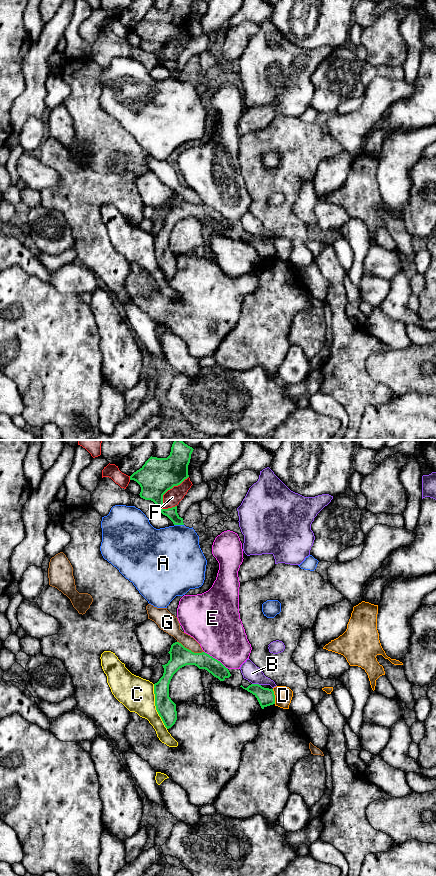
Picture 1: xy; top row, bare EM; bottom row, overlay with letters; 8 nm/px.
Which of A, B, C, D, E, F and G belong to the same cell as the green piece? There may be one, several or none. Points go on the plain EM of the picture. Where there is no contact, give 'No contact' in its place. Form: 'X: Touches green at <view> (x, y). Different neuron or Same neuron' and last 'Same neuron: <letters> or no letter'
A: Touches green at xy (179, 76). Different neuron
B: Touches green at xy (256, 236). Different neuron
C: Touches green at xy (155, 257). Different neuron
D: Touches green at xy (274, 248). Different neuron
E: Touches green at xy (216, 211). Different neuron
F: Touches green at xy (168, 41). Different neuron
G: Touches green at xy (190, 202). Different neuron
Same neuron: no letter

